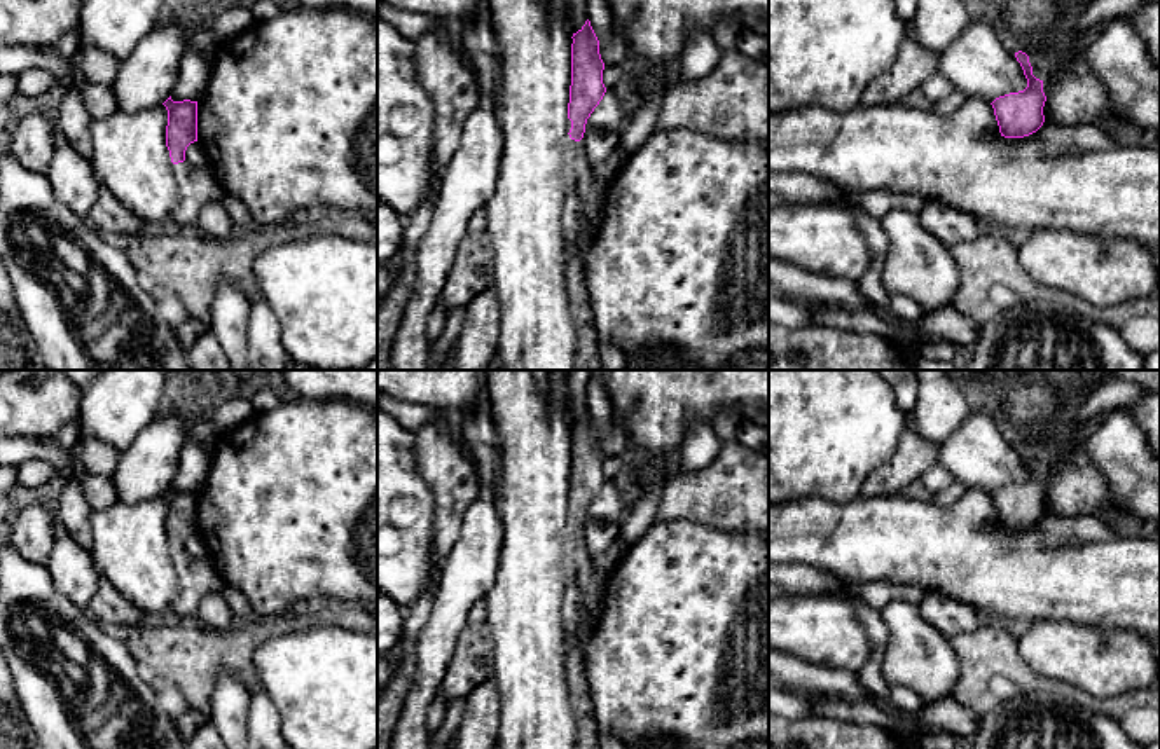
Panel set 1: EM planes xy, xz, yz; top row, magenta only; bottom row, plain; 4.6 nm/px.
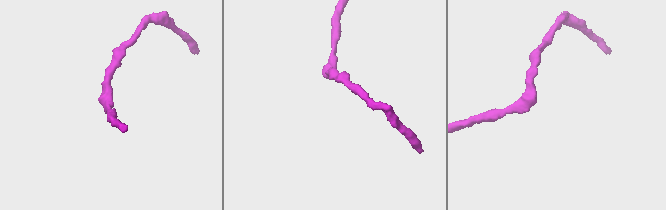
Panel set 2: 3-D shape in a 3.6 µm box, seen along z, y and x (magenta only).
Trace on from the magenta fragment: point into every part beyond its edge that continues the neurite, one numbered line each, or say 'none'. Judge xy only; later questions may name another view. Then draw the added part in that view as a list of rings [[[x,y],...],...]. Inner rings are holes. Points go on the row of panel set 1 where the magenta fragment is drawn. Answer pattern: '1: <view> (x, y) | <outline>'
1: xy (198, 185) | [[[187,161],[171,164],[178,187],[178,204],[171,220],[190,229],[201,210],[211,201],[224,201],[227,192],[213,175],[210,166],[194,166]]]

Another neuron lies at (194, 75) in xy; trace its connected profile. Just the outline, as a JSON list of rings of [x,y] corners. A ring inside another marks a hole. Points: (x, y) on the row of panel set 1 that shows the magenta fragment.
[[[190,51],[185,58],[185,65],[180,70],[180,79],[171,93],[171,100],[197,101],[206,91],[210,73],[211,73],[210,63],[194,51]]]

